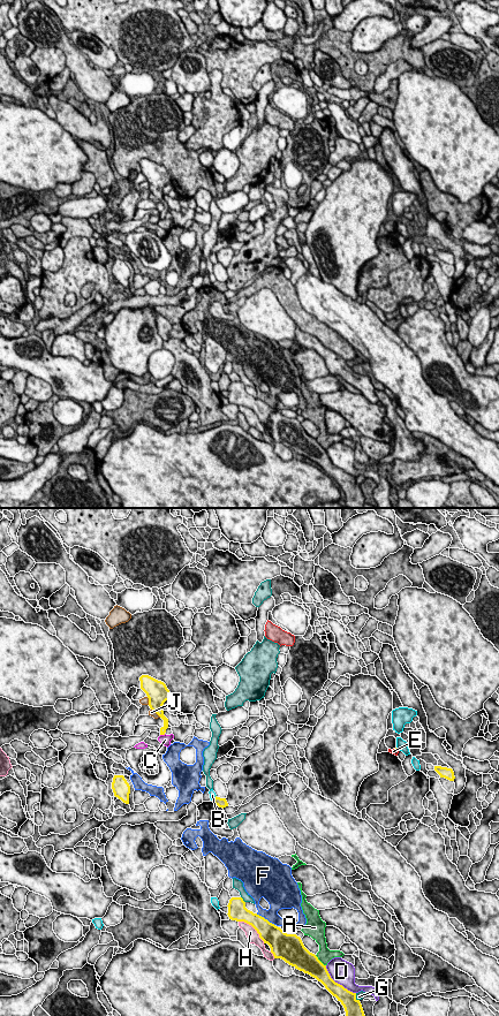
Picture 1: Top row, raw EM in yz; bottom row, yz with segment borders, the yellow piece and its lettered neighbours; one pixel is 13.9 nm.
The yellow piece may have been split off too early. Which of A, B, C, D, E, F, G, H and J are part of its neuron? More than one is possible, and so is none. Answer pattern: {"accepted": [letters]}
{"accepted": []}

